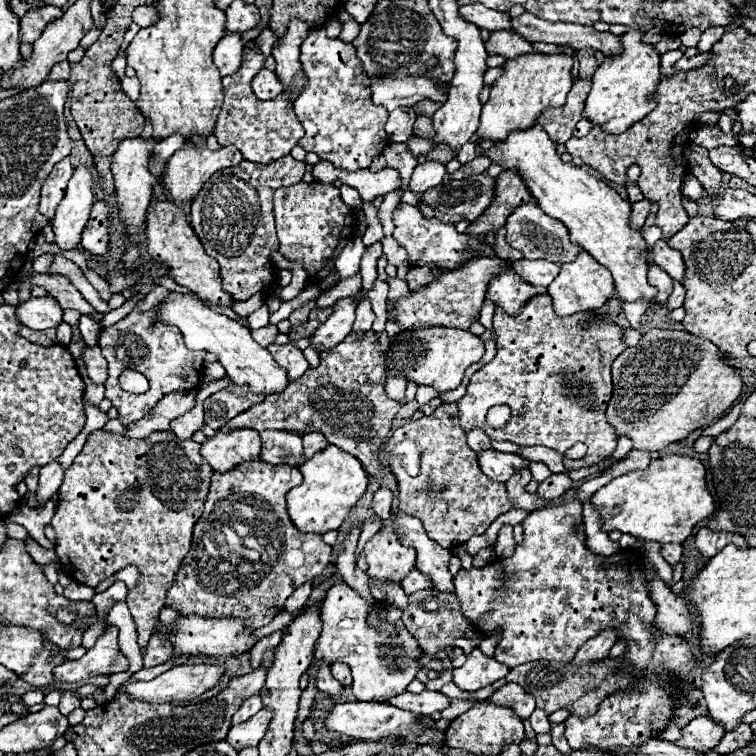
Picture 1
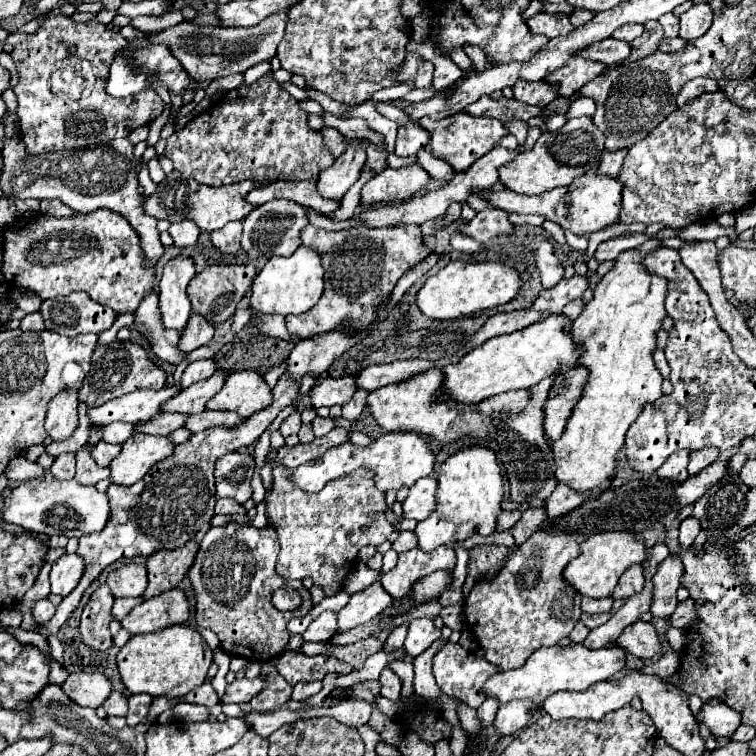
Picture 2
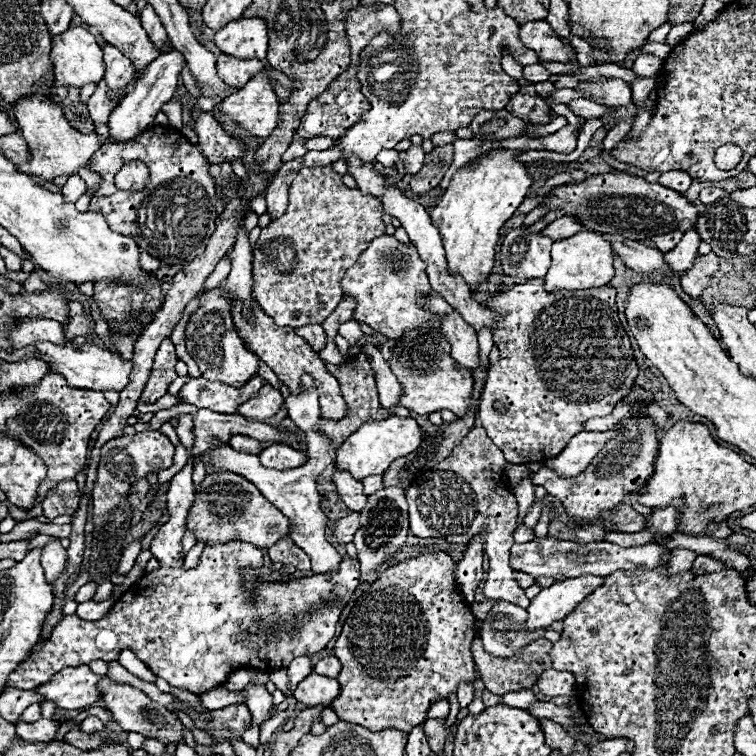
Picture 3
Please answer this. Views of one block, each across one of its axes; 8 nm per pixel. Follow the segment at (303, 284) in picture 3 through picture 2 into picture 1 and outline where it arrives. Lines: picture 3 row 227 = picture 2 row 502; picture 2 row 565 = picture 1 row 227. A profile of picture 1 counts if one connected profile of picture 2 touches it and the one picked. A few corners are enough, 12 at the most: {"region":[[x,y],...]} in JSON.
{"region":[[332,184],[274,192],[286,260],[314,284],[334,272],[354,210]]}

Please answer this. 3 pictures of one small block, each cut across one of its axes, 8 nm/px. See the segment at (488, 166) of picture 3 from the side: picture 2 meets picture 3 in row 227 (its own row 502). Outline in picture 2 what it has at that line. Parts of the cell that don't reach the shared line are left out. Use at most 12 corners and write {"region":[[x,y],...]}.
{"region":[[482,446],[440,468],[422,550],[496,532],[504,478]]}

